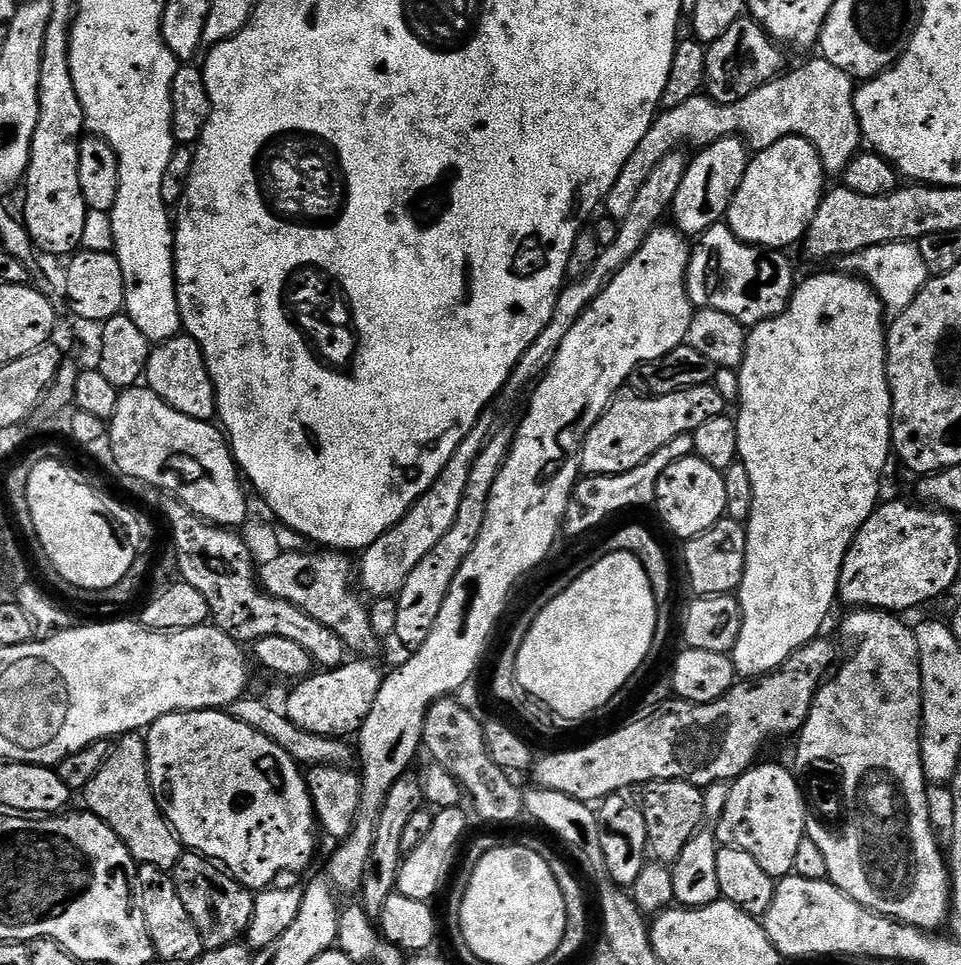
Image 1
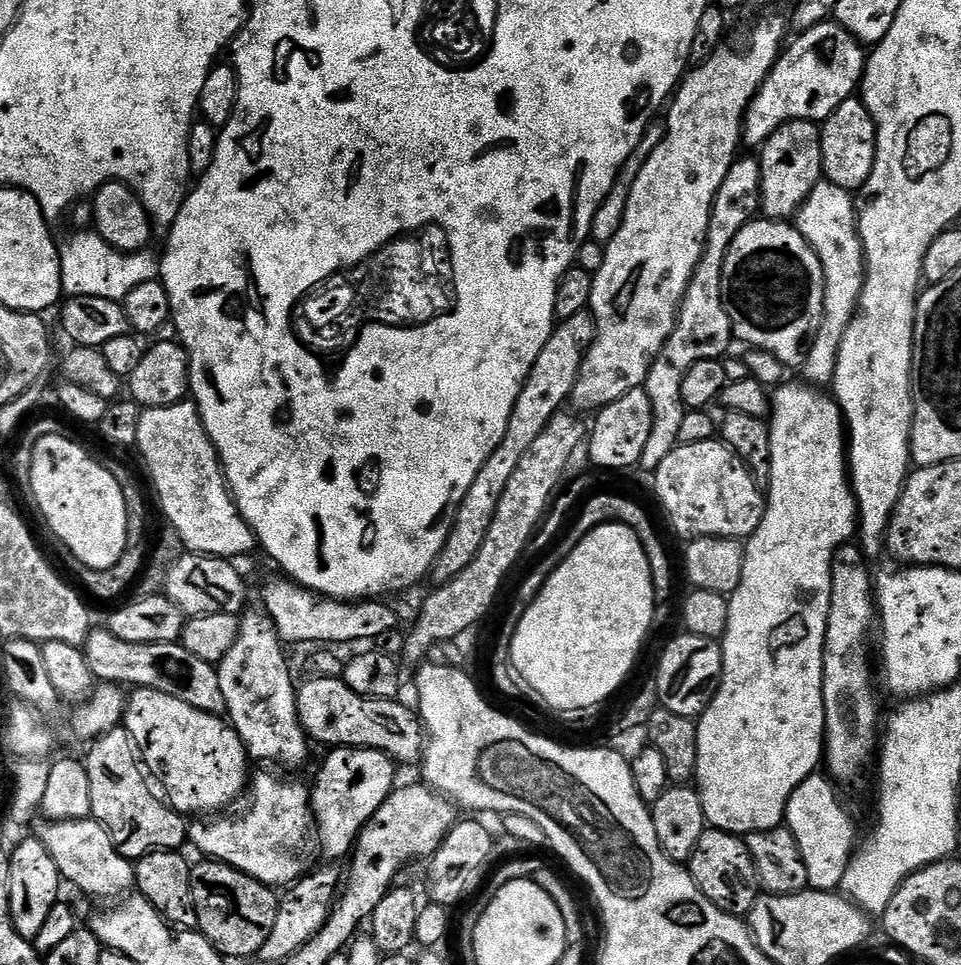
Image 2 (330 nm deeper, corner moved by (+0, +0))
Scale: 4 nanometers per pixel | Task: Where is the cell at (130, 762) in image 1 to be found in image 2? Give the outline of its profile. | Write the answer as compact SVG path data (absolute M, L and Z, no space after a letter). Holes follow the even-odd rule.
M117 726L103 732L91 741L89 748L92 749L88 757L83 757L82 763L90 778L91 819L97 820L106 834L110 834L114 850L118 850L122 858L135 862L152 852L183 849L188 840L189 821L159 795L156 797L151 786L144 781L146 772L127 728Z

